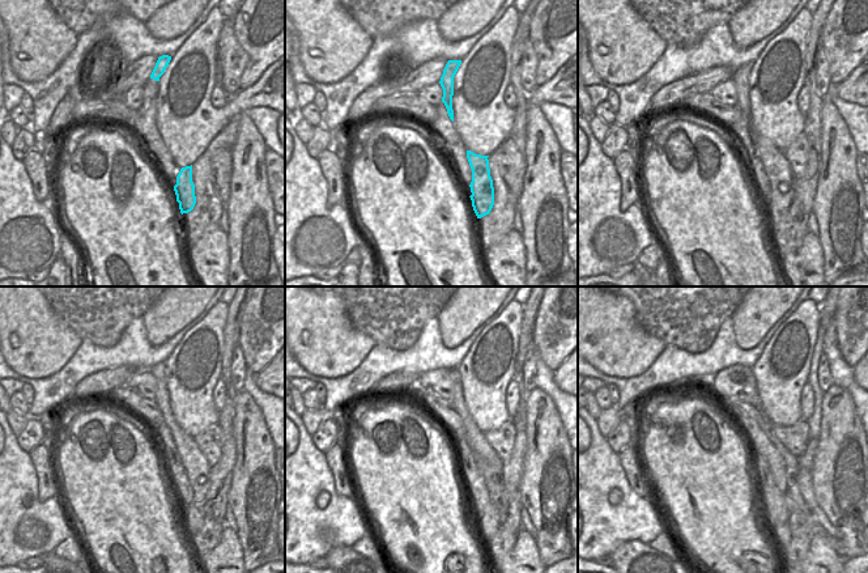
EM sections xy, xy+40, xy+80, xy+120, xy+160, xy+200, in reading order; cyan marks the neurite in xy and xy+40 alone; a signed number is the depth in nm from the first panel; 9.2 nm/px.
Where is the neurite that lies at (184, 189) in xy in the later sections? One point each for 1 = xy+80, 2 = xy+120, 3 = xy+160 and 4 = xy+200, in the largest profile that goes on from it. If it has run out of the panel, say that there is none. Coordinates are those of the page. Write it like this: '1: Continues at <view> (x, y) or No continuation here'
1: Continues at xy+80 (778, 169)
2: Continues at xy+120 (195, 463)
3: Continues at xy+160 (493, 475)
4: Continues at xy+200 (783, 537).

